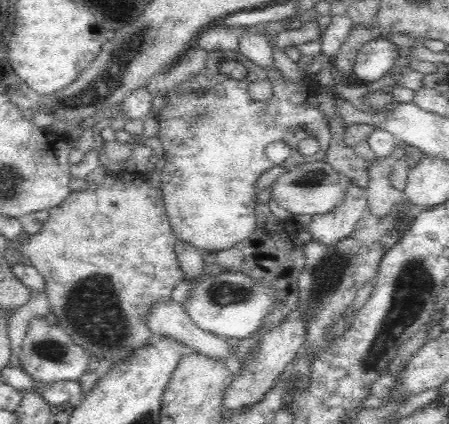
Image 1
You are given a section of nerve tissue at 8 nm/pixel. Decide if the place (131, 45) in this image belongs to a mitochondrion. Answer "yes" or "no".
yes

